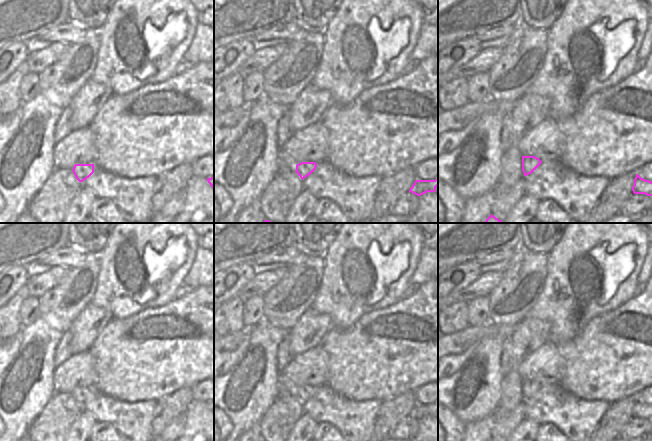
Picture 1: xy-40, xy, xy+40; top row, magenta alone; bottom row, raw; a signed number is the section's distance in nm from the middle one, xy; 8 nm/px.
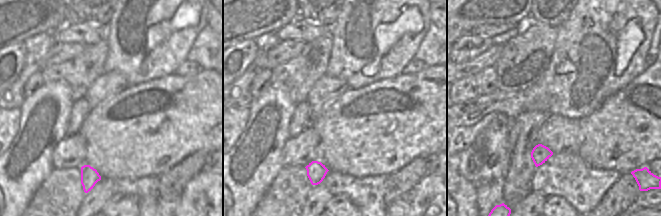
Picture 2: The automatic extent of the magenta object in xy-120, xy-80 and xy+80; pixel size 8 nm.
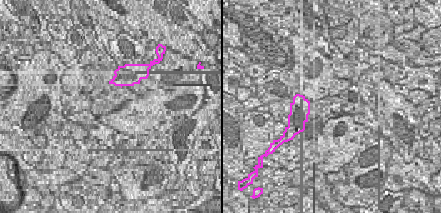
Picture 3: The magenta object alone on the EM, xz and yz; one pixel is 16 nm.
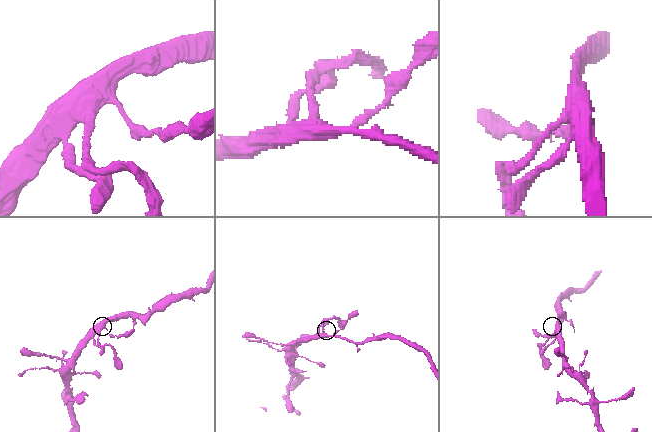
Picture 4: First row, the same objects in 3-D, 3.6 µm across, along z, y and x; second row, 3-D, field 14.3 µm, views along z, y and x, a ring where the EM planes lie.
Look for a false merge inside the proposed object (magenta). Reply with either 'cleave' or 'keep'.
keep

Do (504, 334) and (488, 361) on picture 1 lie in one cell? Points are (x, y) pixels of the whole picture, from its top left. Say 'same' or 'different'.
different

